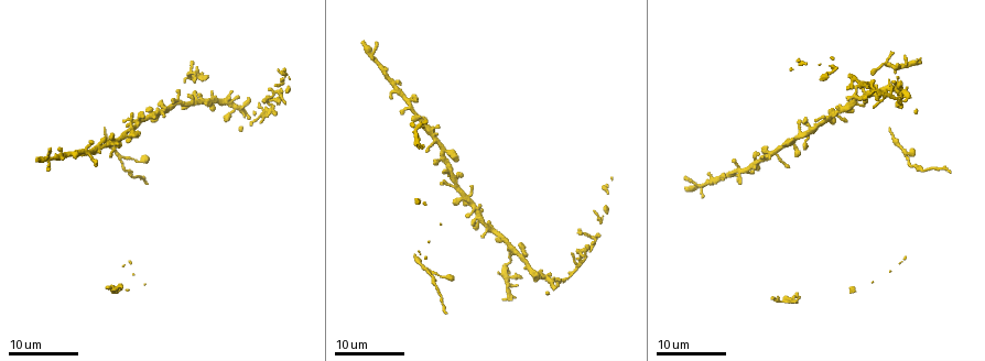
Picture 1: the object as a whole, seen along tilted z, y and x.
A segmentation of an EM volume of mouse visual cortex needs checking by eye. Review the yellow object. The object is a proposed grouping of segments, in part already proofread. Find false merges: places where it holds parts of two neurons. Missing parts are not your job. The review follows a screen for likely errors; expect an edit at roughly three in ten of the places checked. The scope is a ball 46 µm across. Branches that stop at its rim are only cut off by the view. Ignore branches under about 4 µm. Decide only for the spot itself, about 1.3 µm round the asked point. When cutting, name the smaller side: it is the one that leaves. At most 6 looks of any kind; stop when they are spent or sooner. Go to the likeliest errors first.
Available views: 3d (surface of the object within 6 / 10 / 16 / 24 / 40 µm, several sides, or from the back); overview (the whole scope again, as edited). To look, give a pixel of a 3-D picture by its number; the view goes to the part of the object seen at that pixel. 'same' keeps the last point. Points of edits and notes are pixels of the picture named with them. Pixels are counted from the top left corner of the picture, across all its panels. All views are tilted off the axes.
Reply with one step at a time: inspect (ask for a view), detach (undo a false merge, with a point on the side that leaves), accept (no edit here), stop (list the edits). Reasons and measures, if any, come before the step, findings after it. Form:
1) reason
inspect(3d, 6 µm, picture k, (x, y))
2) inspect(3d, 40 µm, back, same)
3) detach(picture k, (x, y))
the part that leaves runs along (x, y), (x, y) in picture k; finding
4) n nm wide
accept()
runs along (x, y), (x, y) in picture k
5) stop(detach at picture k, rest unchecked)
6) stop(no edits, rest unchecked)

four or more arms meet
inspect(3d, 16 µm, picture 1, (739, 174))

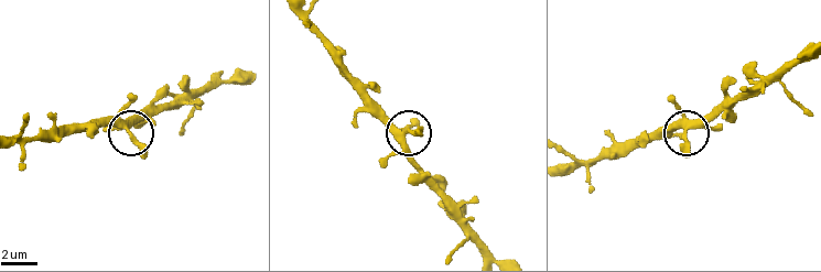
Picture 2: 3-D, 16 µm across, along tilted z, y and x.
inspect(3d, 10 µm, picture 2, (687, 129))

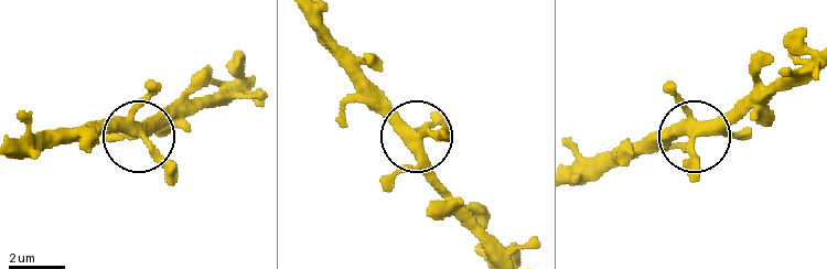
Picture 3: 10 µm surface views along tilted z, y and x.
4 arms
accept()
all the same neuron

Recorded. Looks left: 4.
three arms meet
inspect(3d, 16 µm, picture 1, (118, 159))

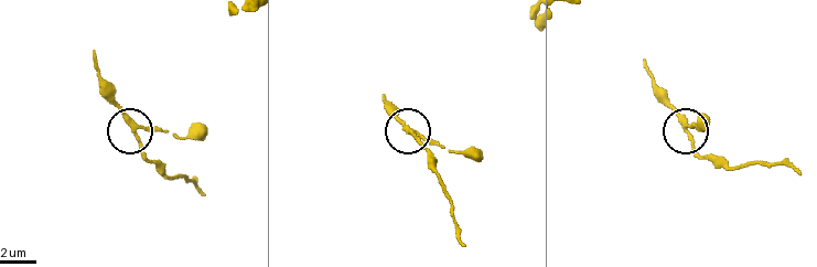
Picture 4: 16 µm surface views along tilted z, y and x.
zoom in
inspect(3d, 10 µm, picture 4, (138, 125))

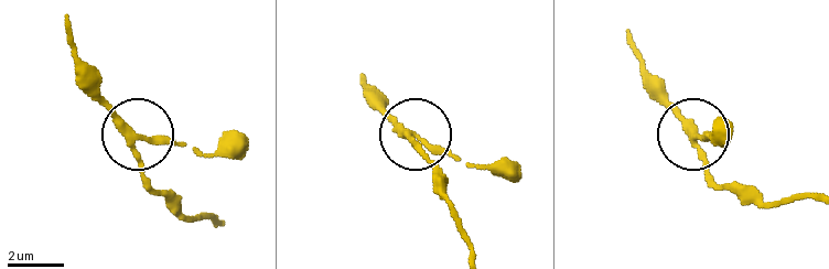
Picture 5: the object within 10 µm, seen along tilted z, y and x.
accept()
one neuron here

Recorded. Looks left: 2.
inspect(3d, 16 µm, picture 1, (195, 92))

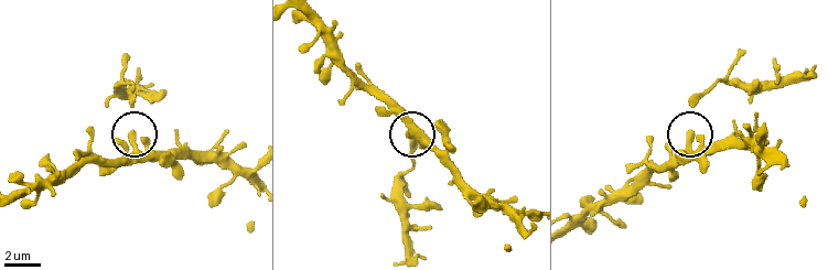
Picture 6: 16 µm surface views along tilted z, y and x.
inspect(3d, 10 µm, picture 6, (130, 133))

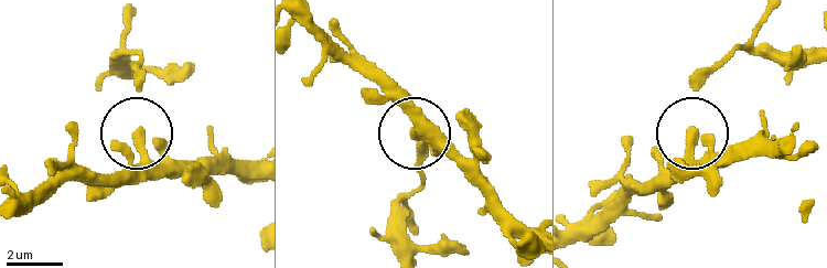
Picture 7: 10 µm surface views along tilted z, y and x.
290 nm wide
accept()
all the same neuron

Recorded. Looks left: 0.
stop(no edits, rest unchecked)

